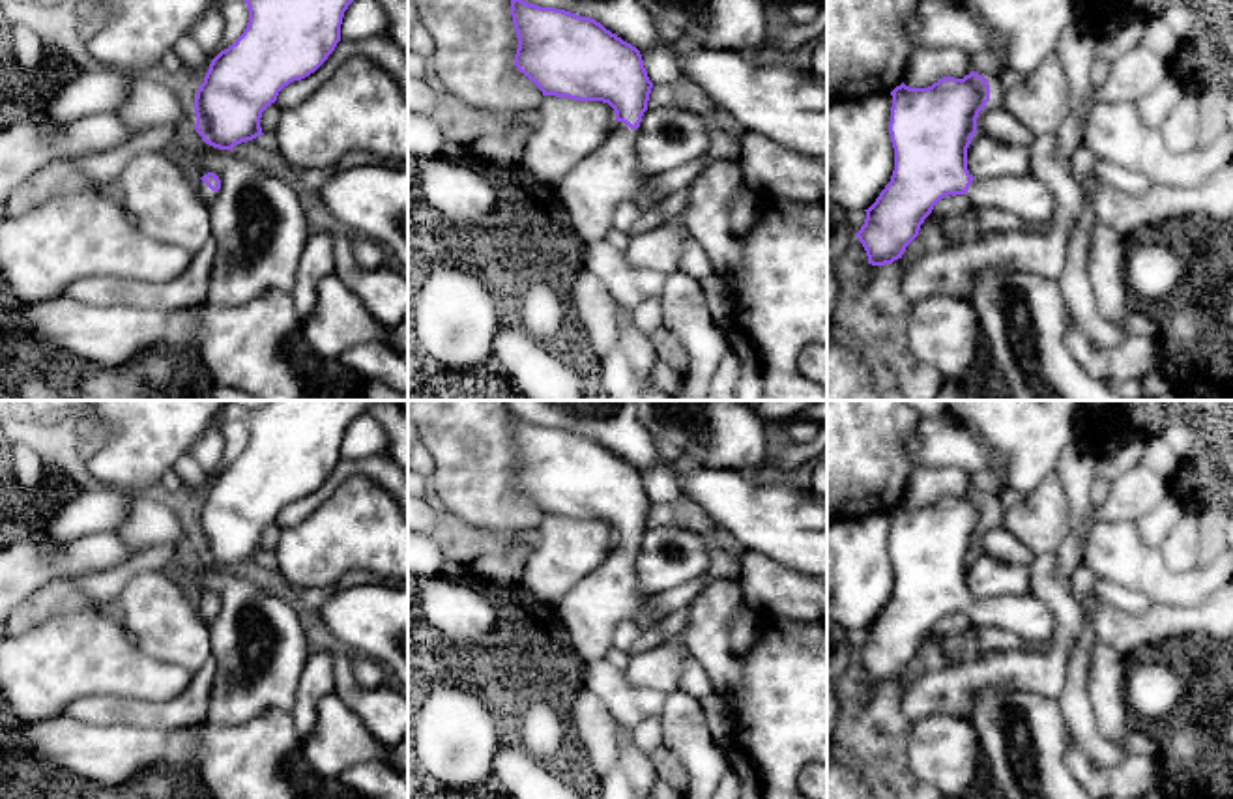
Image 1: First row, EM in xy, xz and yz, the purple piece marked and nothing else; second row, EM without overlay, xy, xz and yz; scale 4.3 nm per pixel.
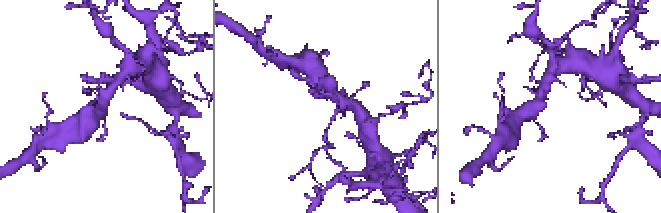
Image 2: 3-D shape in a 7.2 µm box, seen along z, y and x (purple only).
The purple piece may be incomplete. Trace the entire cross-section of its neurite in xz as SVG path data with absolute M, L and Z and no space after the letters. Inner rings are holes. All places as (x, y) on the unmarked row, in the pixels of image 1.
M511 415L518 457L515 485L543 515L602 520L616 531L604 563L582 578L558 604L569 642L586 662L604 661L616 627L638 621L653 595L636 586L634 558L647 530L653 501L636 466L601 442L541 427Z

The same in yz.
M971 490L964 498L943 496L928 507L909 507L902 501L891 515L889 552L894 589L876 621L864 629L864 644L855 653L868 683L885 685L902 677L934 625L949 614L965 614L969 623L1012 632L1025 644L1052 640L1055 614L1042 595L1029 589L1020 595L975 599L967 589L967 567L977 552L977 537L990 520L990 503L982 494Z

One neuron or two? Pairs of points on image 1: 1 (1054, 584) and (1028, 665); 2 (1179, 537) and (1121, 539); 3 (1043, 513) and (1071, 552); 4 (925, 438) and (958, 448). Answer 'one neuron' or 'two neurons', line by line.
1: one neuron
2: two neurons
3: two neurons
4: one neuron

